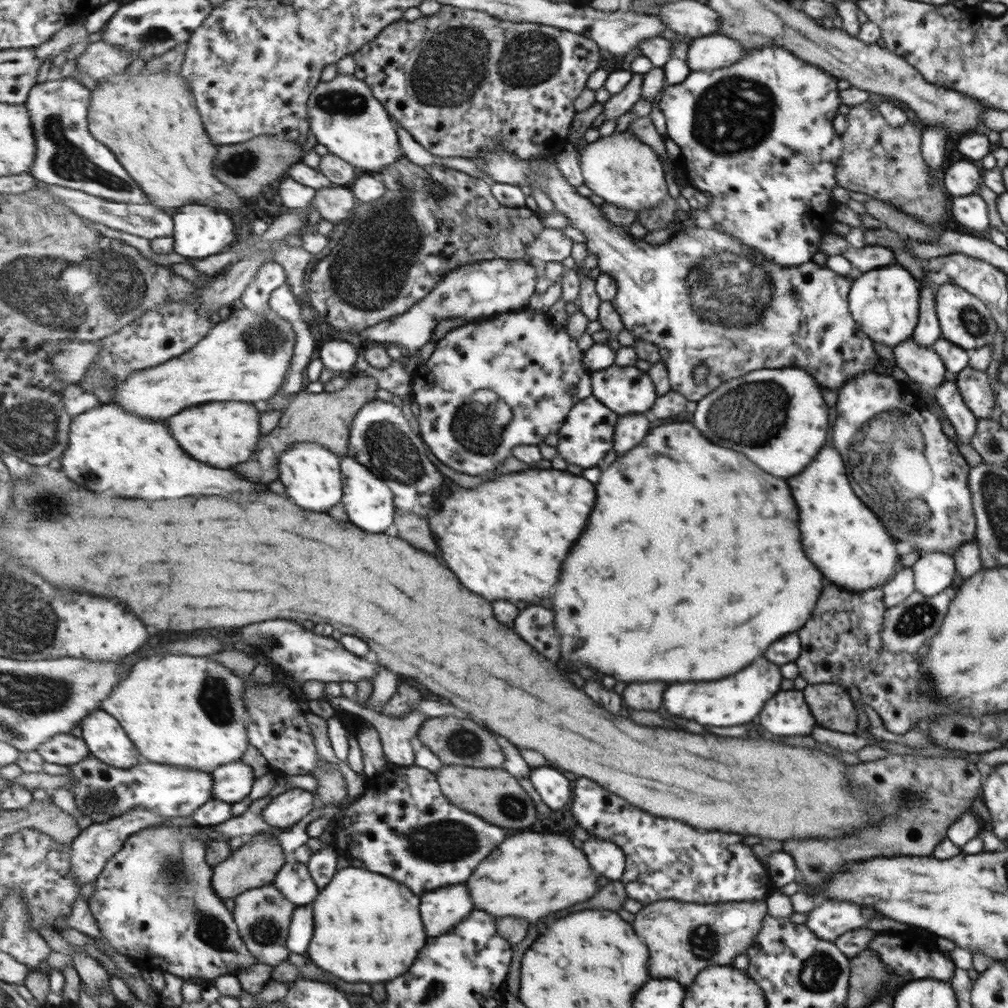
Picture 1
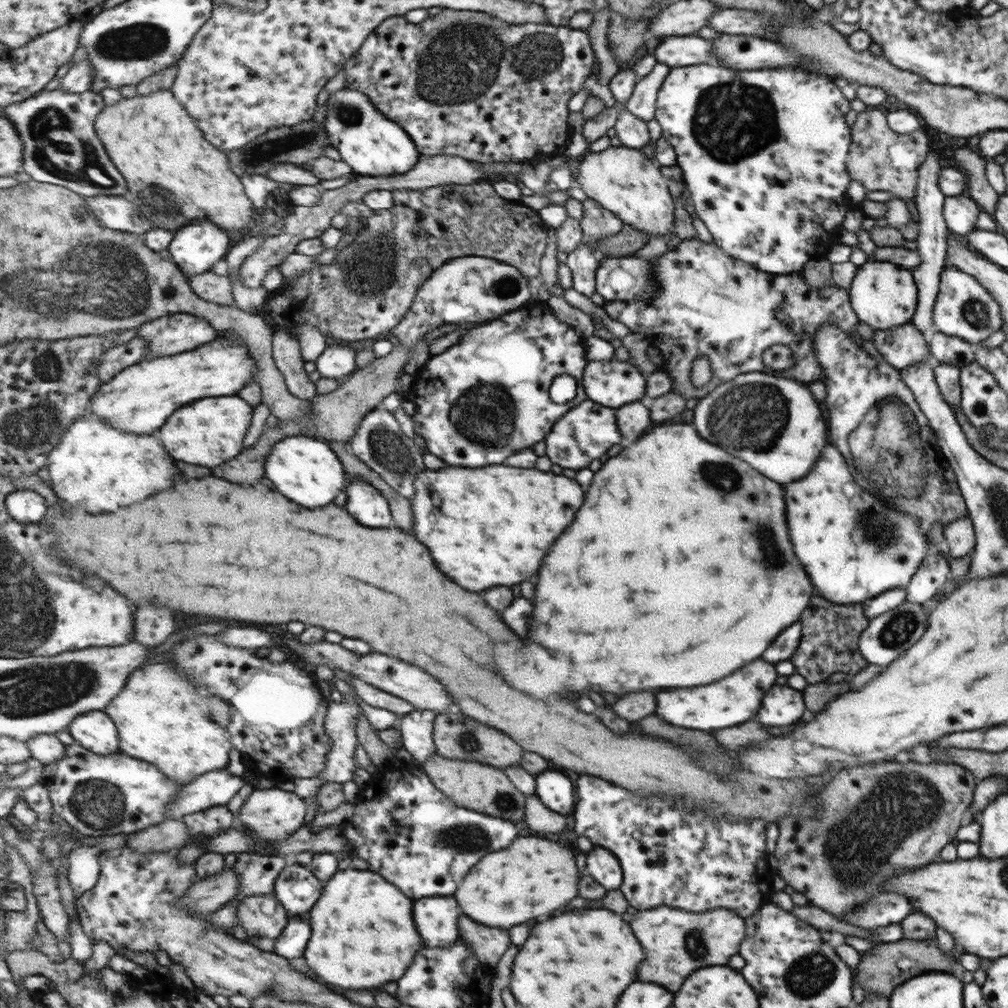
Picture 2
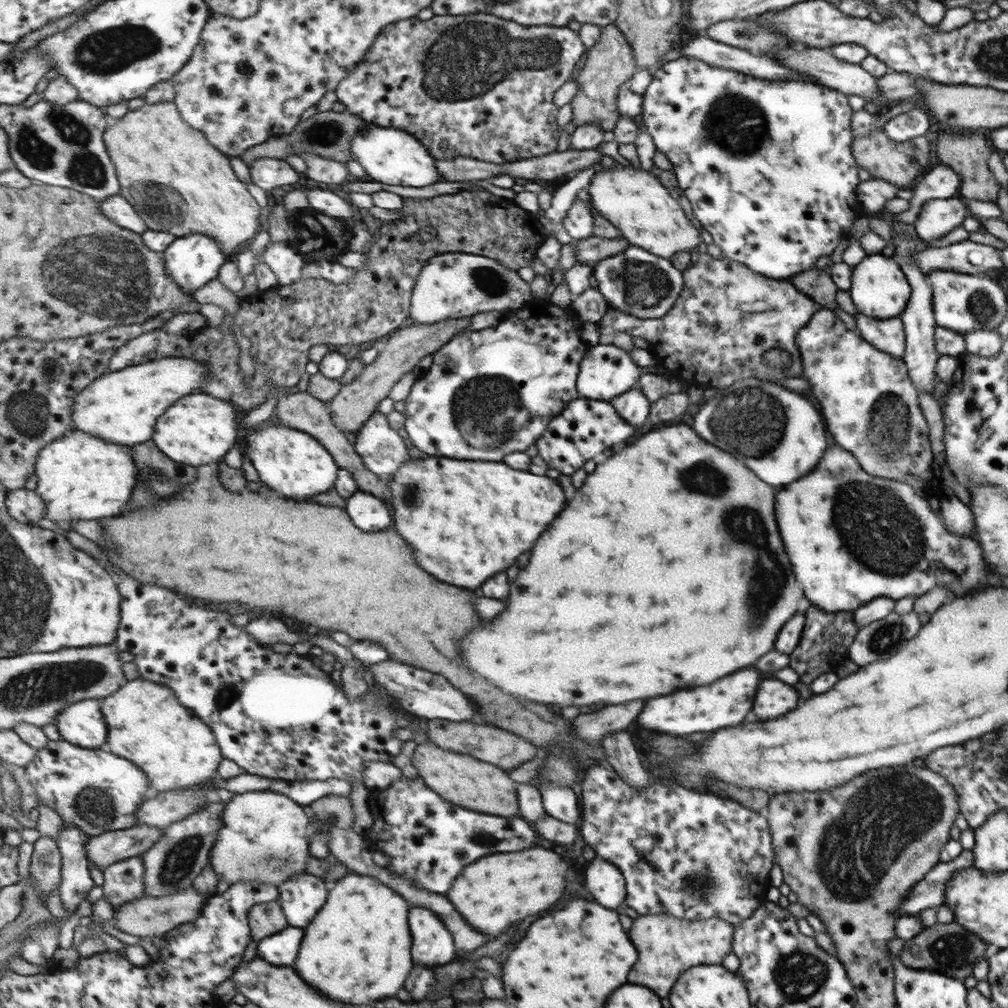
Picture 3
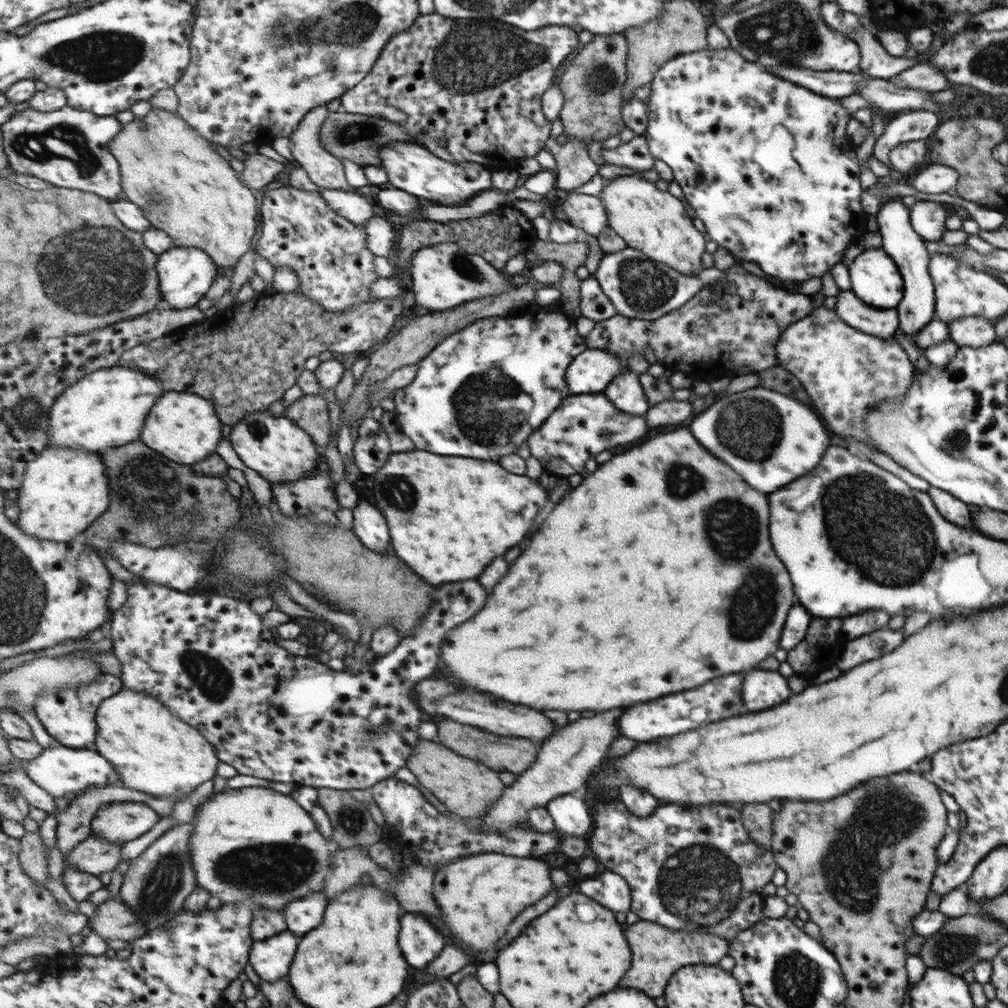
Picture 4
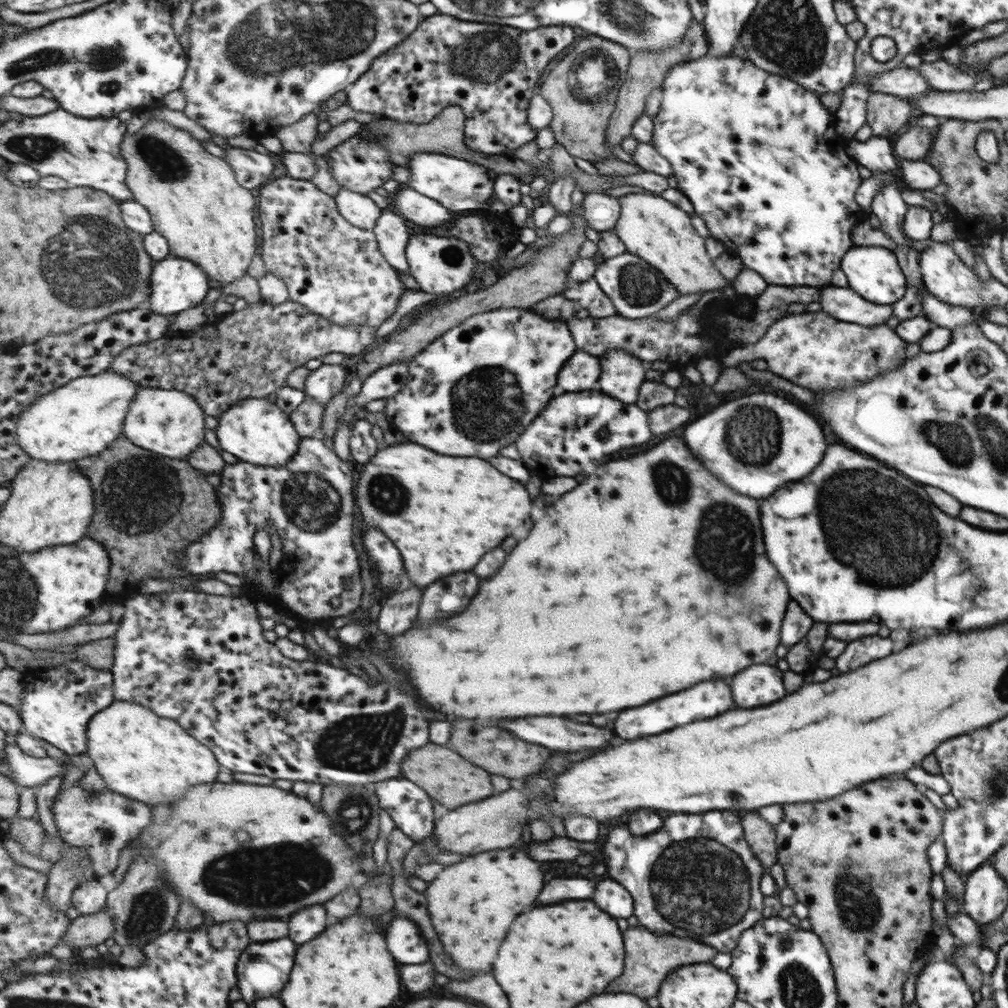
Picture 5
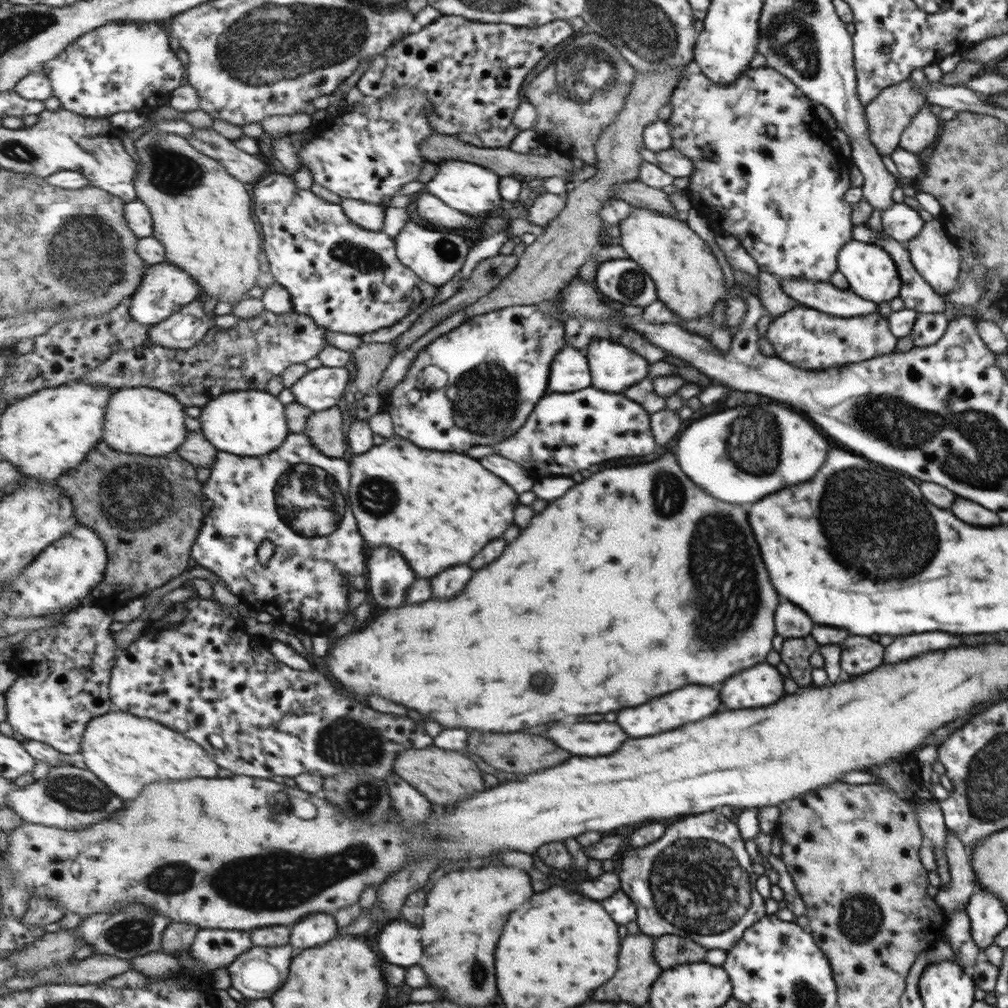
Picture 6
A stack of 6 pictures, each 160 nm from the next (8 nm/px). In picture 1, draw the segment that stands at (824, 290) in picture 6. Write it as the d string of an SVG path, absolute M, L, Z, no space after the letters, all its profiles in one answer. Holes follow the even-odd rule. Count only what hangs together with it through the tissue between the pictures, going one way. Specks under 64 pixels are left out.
M911 338L894 346L894 366L897 366L910 380L922 388L933 391L947 377L944 362L940 360L932 347L915 344Z

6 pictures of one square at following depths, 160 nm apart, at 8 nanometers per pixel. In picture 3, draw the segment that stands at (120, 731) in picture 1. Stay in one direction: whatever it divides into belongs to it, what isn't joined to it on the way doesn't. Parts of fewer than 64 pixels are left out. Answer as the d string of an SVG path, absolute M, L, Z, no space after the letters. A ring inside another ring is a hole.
M90 699L69 705L57 717L57 726L63 740L81 748L106 747L109 726L102 711L101 699Z

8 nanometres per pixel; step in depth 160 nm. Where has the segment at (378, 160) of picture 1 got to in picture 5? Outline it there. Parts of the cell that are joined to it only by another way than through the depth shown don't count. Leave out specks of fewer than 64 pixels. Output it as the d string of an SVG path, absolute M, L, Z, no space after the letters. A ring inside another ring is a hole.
M422 152L417 154L413 153L410 156L407 168L410 170L410 177L404 186L408 186L440 202L445 208L453 212L461 212L461 214L457 215L479 213L485 204L489 204L495 198L494 184L496 183L498 174L493 169L487 168L485 165L475 161L468 161L461 157L447 156L443 153Z

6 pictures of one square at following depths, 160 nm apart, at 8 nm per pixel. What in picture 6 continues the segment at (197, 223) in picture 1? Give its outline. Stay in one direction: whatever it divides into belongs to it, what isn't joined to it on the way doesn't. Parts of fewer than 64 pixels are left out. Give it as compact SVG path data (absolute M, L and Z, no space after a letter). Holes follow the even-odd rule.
M169 262L160 263L147 267L139 291L129 300L131 303L130 311L141 324L152 327L167 320L200 297L202 297L201 288L194 276L191 276L185 269L179 268L177 265Z

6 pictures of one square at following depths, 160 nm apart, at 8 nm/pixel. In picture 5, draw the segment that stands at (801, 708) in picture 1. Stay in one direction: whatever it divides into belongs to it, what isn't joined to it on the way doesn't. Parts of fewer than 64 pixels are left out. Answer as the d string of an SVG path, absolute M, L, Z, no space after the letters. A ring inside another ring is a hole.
M755 664L753 668L745 668L745 672L737 672L731 678L733 696L737 696L737 708L753 708L771 704L785 696L781 686L781 672L775 666Z

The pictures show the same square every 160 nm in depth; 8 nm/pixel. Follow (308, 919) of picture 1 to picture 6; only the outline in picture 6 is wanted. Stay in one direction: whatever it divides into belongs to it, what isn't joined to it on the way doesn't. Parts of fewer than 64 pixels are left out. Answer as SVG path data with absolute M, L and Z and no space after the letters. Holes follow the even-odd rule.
M291 944L277 946L277 948L253 945L227 967L232 980L231 987L238 990L246 998L271 999L271 996L287 982L291 962L293 962L293 946Z

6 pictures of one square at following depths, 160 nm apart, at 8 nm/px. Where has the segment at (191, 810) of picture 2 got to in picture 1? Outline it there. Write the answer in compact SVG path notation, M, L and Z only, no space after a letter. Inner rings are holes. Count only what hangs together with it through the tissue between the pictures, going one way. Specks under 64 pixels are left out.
M240 761L217 768L212 776L214 778L213 798L232 805L250 796L256 783L253 768Z

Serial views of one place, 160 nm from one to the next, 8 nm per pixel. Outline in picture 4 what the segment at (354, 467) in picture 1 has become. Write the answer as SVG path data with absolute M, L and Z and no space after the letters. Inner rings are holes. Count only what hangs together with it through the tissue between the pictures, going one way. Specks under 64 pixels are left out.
M360 500L353 510L353 519L353 528L357 536L361 536L365 546L377 552L389 550L391 536L387 518L376 504L371 504L369 500Z

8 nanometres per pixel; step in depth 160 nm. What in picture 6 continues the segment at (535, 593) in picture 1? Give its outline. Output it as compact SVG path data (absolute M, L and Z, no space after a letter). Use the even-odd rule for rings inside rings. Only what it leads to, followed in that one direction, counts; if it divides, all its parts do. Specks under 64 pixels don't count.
M397 434L381 446L375 446L371 452L354 456L351 458L353 462L350 461L353 466L353 488L350 488L351 494L348 495L351 496L353 510L357 512L361 534L371 546L397 548L409 564L413 564L417 578L433 578L451 566L469 564L483 550L483 544L487 546L491 540L501 538L507 528L515 524L519 494L471 456L423 450Z

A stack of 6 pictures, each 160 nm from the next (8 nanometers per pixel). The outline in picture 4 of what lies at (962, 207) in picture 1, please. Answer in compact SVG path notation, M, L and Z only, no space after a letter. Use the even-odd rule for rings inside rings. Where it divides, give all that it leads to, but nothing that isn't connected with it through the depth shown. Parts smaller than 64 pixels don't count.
M915 201L908 210L911 229L924 242L939 241L946 230L947 208L935 201Z

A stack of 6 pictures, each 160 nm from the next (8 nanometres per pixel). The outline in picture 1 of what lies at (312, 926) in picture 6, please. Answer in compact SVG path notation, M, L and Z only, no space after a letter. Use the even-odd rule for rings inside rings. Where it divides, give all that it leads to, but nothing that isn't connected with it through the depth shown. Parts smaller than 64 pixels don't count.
M293 859L278 872L273 884L297 906L312 904L321 892L307 863Z

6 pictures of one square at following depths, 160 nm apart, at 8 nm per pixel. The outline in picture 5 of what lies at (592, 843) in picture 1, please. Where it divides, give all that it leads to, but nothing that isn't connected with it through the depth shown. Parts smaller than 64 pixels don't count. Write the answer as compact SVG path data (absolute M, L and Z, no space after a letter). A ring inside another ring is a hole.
M601 880L597 882L593 890L593 898L597 900L597 908L605 908L609 916L613 918L629 918L633 911L632 895L623 888L622 884L617 884L611 880Z

